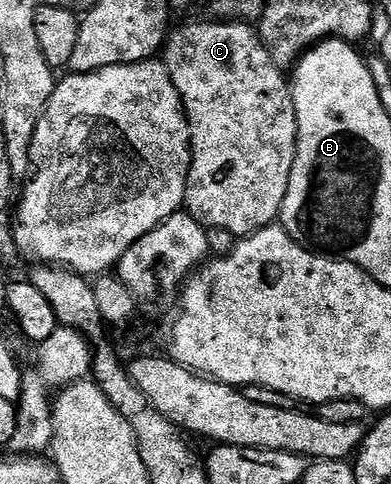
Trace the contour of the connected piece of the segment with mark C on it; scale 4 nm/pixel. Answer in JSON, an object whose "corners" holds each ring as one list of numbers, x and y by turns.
{"corners":[[189,23,168,36,163,62,189,122,193,160,185,186,184,210,206,229,218,227,244,237,274,226,291,181,297,152,297,114,291,83,271,61,260,34,248,23]]}

